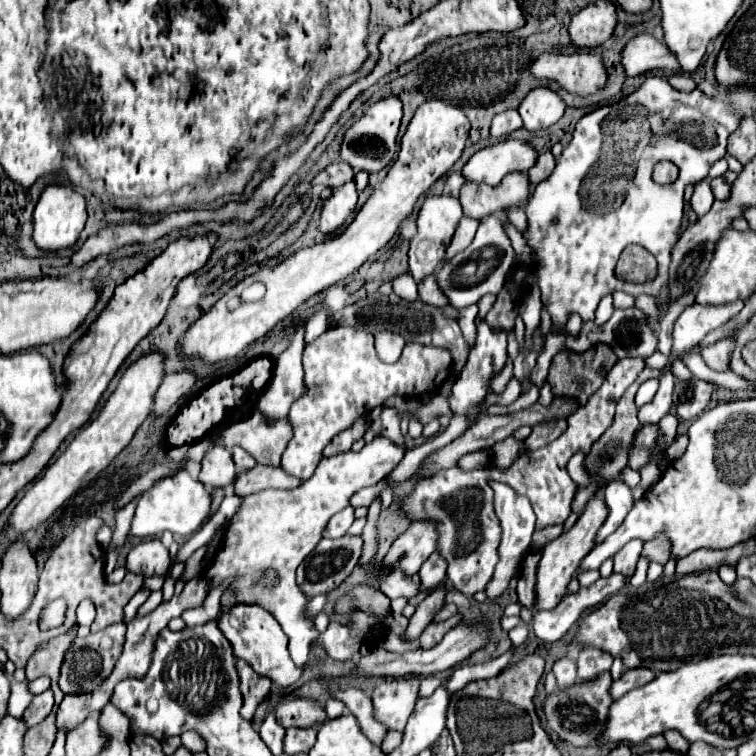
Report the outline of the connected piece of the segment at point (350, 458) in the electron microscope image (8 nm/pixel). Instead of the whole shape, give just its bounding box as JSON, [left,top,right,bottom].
[204,438,406,668]

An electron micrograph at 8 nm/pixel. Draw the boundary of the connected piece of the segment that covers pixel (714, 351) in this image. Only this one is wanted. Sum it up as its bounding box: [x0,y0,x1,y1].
[700,338,736,372]

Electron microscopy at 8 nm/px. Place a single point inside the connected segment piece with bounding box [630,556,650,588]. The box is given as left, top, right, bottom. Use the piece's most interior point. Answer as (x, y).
(639, 578)

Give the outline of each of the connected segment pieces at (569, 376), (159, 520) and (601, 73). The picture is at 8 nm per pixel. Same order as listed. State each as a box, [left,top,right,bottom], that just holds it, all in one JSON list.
[[548,344,618,406],[128,470,210,538],[532,52,606,96]]

